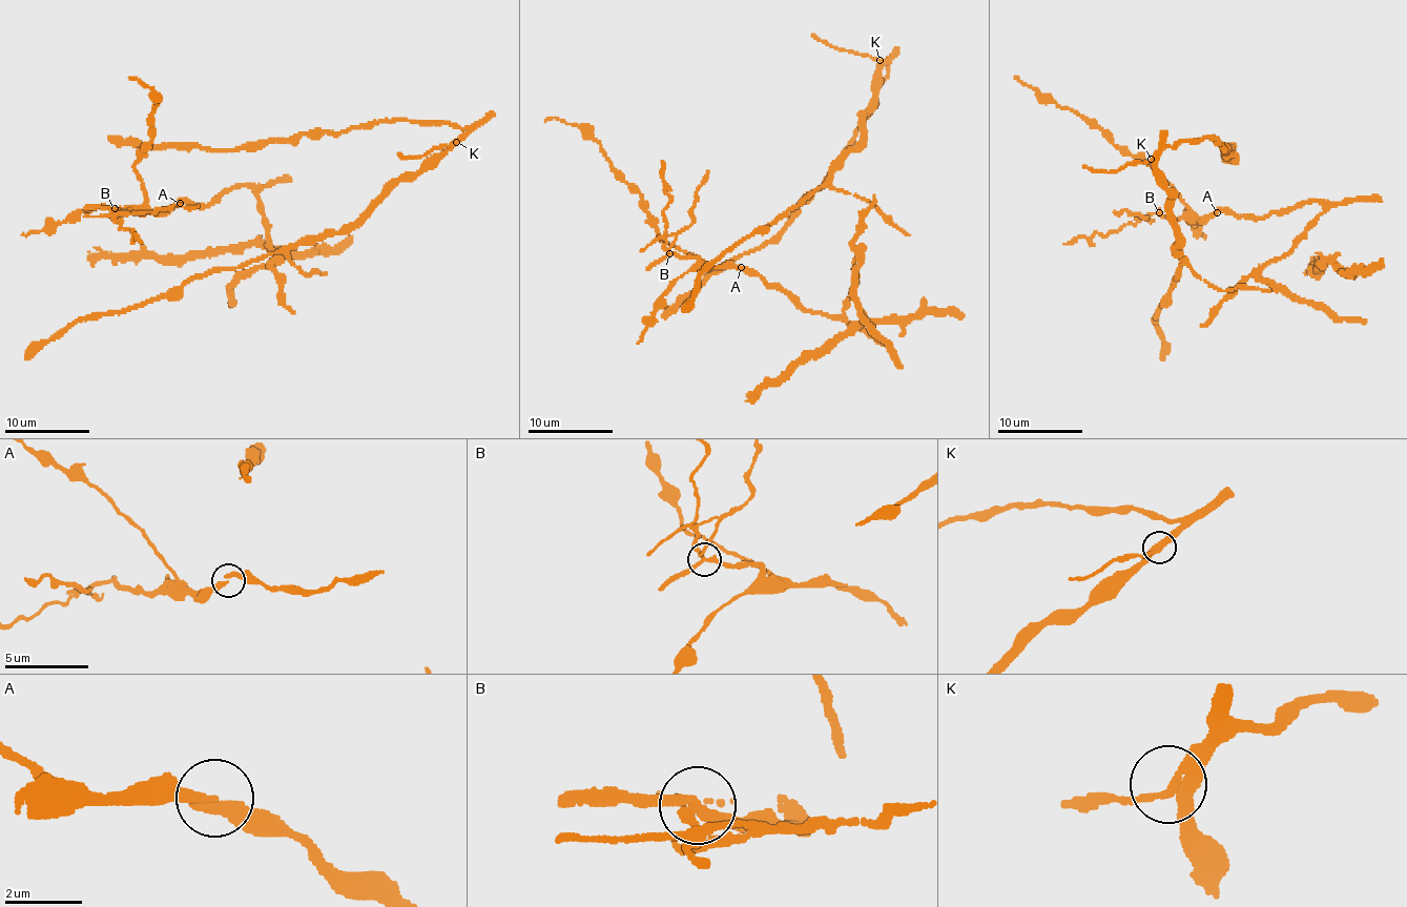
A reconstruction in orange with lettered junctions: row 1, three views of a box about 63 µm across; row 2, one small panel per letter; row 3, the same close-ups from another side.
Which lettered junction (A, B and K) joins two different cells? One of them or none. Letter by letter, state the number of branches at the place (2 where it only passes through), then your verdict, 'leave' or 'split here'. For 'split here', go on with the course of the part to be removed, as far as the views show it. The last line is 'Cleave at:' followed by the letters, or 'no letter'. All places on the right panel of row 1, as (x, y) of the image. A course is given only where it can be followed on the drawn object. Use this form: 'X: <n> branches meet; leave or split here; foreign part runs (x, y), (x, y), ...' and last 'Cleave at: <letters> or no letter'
A: 2 branches meet; leave
B: 3 branches meet; split here; foreign part runs (1159, 213), (1141, 218), (1146, 219), (1122, 209), (1114, 210)
K: 3 branches meet; leave
Cleave at: B

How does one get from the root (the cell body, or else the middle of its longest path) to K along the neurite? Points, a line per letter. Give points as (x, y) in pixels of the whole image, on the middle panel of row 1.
K: (845, 193), (831, 185), (831, 178), (849, 151), (856, 151), (861, 128), (878, 80), (880, 60)

